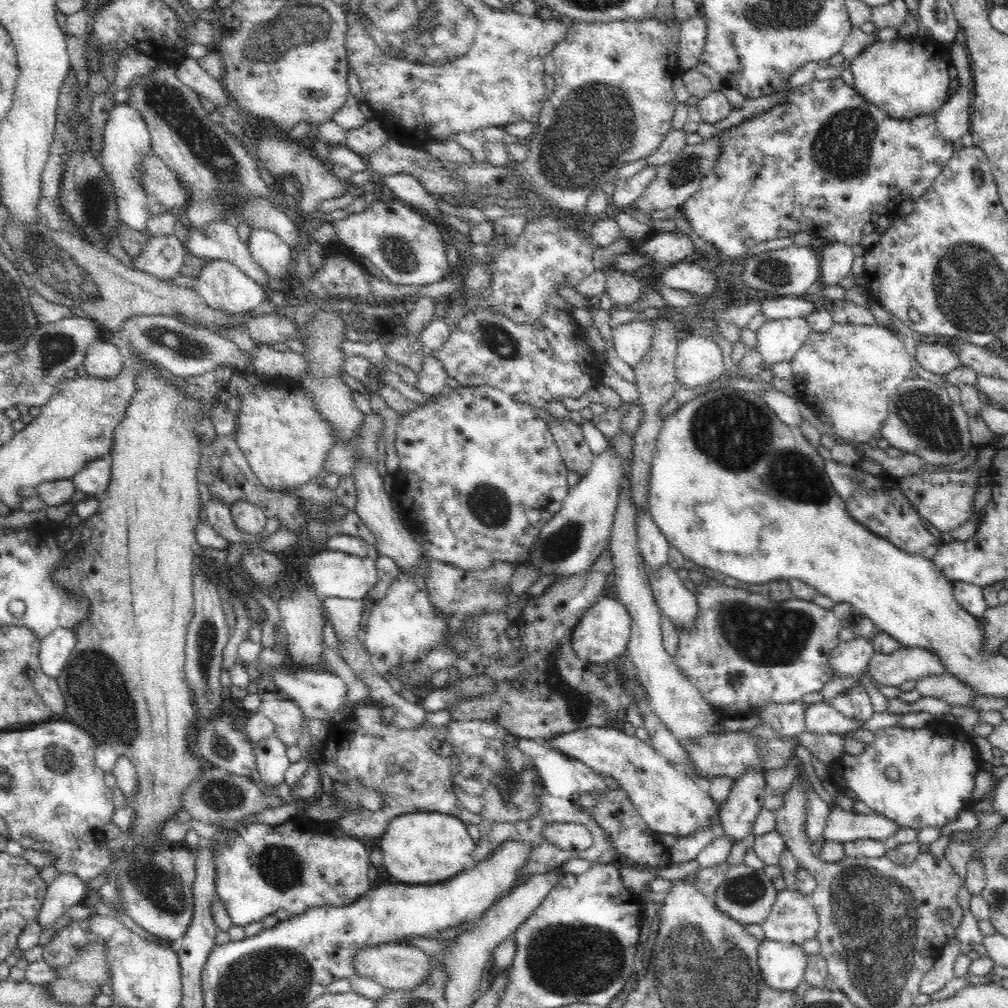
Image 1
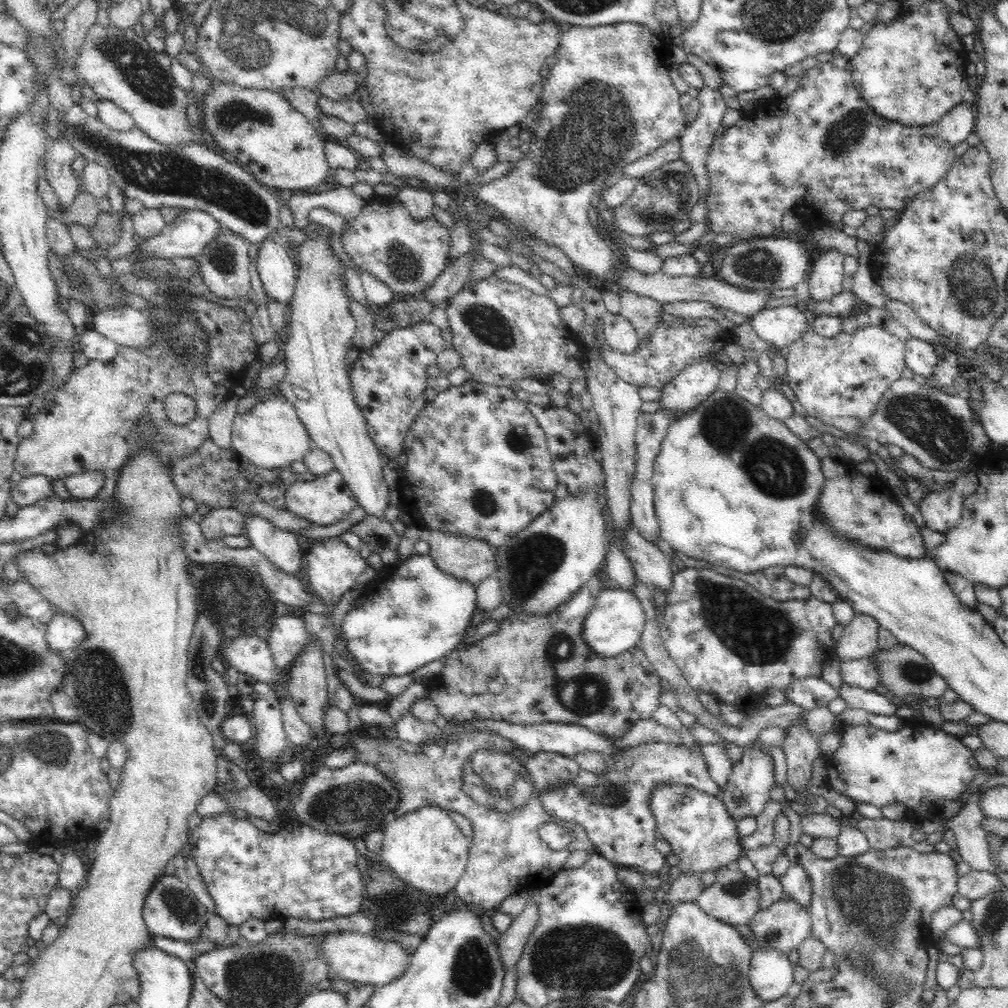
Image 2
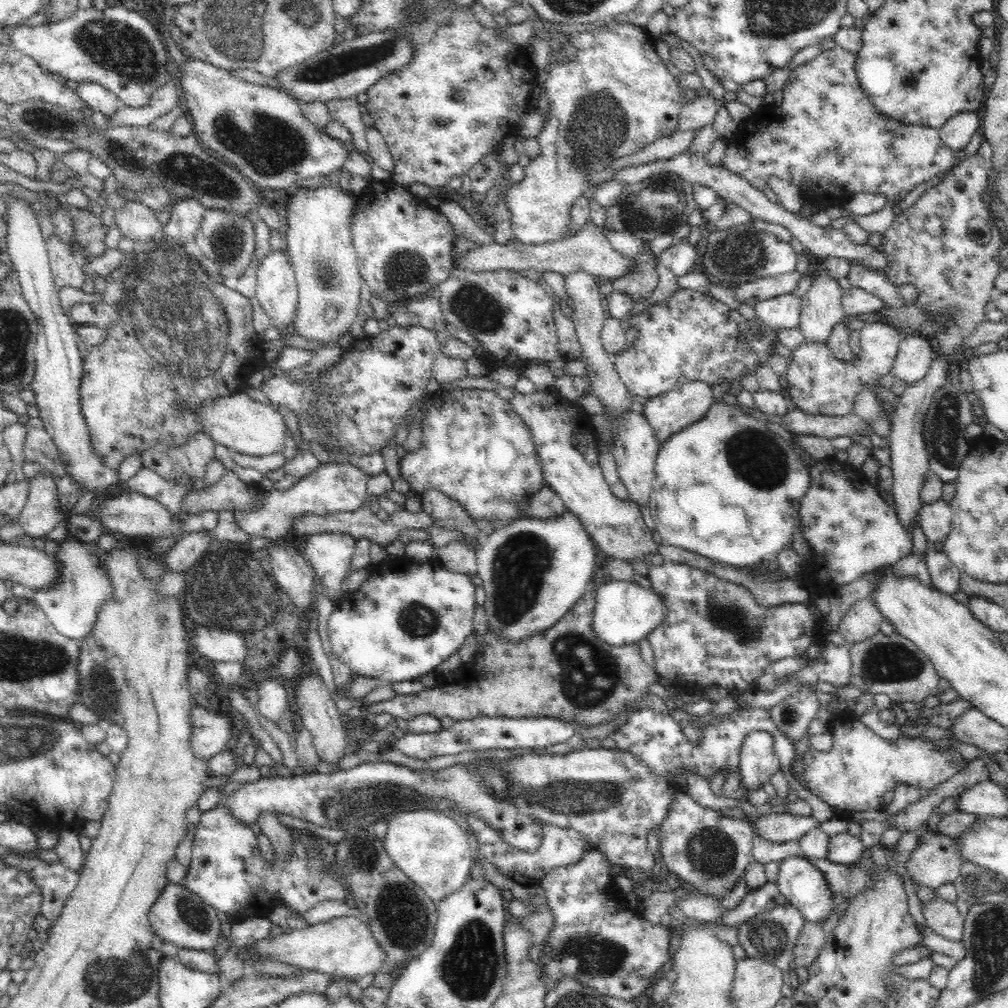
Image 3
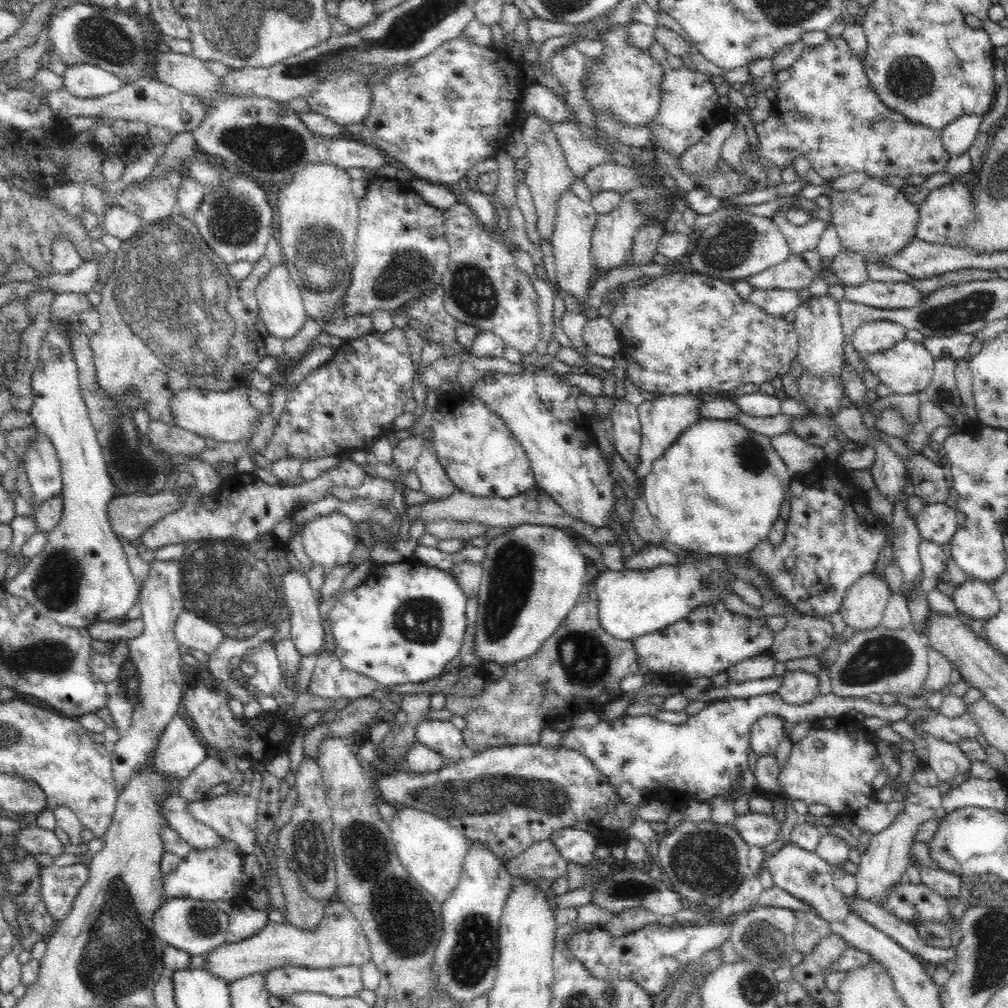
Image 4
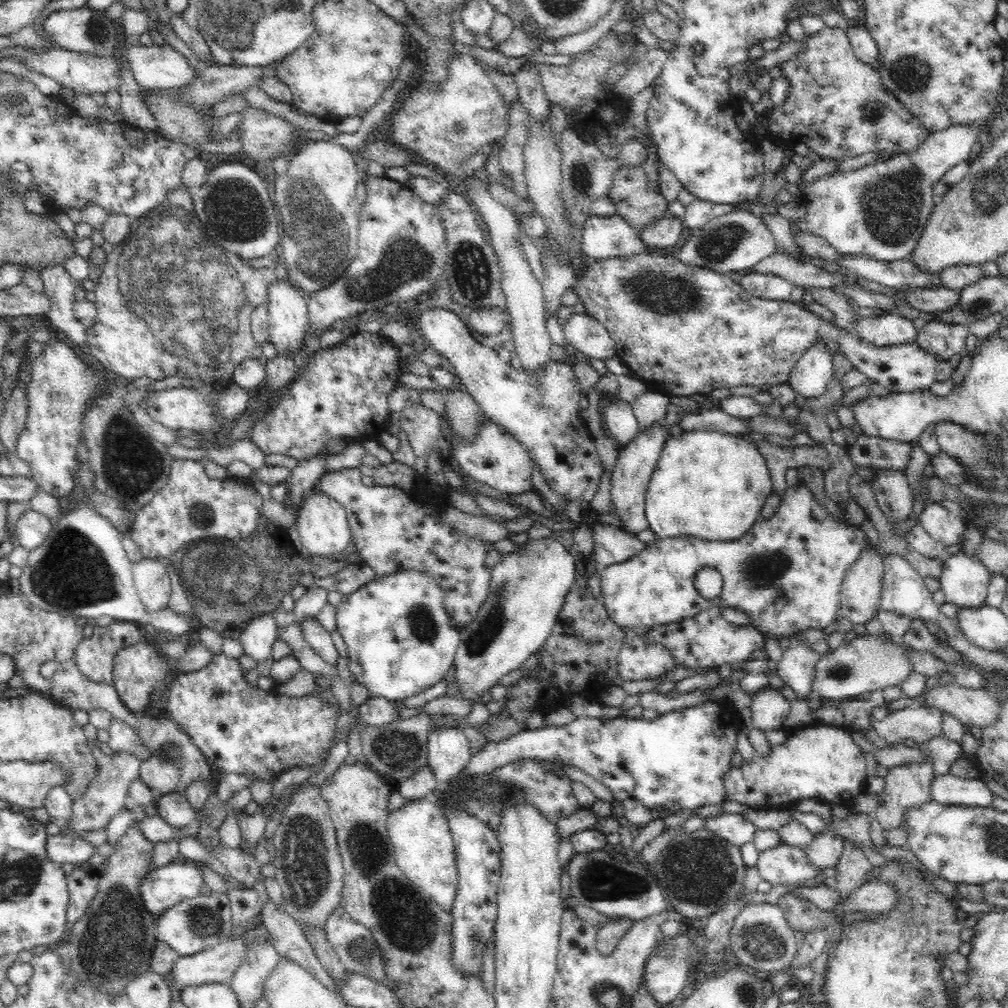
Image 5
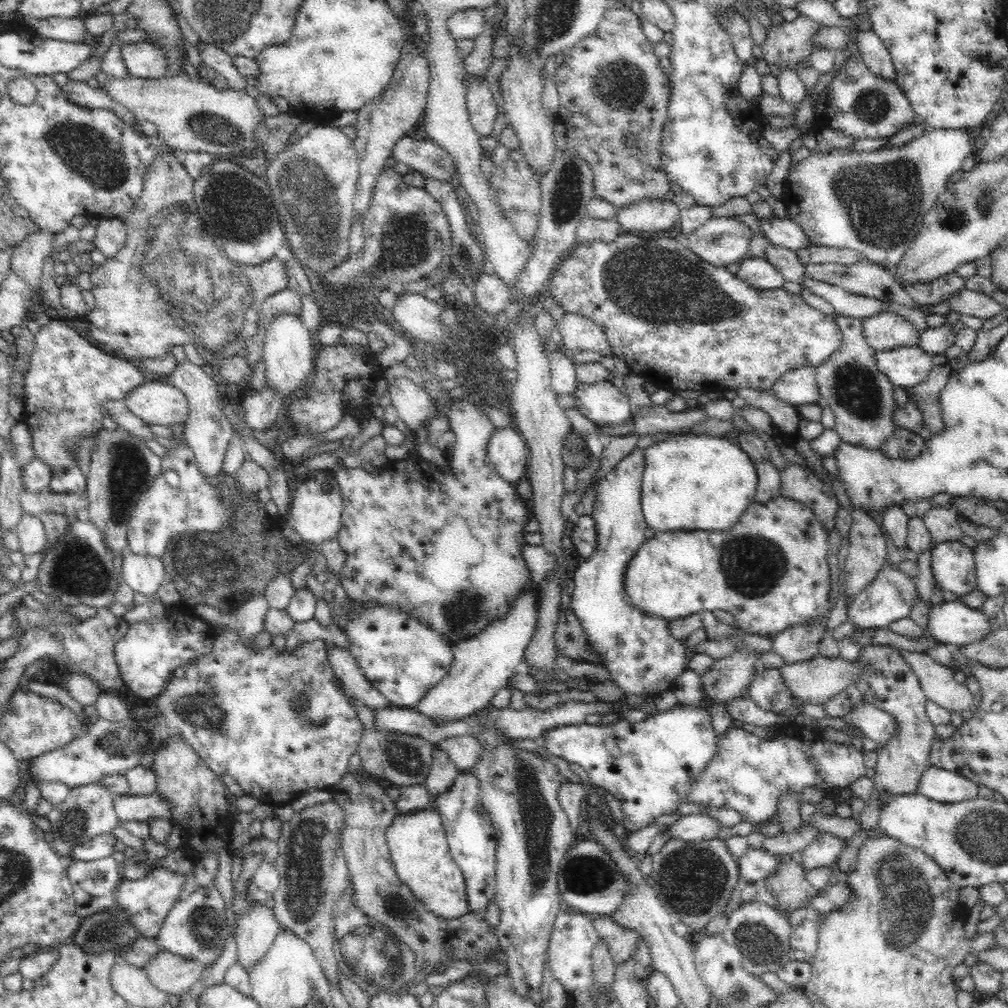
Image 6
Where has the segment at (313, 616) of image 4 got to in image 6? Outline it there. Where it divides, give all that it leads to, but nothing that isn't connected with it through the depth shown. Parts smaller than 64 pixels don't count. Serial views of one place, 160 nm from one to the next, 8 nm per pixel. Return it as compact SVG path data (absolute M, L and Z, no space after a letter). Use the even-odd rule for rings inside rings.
M326 643L324 647L326 647L326 659L328 659L332 671L341 682L344 682L345 690L349 694L353 694L358 702L372 709L392 706L384 695L368 683L368 679L348 649Z

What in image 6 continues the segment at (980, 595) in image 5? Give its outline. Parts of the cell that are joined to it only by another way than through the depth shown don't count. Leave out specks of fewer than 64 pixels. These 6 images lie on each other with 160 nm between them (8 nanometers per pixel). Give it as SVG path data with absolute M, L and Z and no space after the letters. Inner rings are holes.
M958 541L936 543L931 548L931 567L936 585L960 599L978 590L974 553Z

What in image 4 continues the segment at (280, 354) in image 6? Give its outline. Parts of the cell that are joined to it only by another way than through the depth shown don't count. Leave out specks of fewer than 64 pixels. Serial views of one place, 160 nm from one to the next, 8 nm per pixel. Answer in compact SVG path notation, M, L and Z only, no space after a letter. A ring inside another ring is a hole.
M281 261L276 265L271 265L264 278L258 282L254 292L259 306L260 320L270 334L286 341L296 336L304 327L307 317L301 292L284 262Z

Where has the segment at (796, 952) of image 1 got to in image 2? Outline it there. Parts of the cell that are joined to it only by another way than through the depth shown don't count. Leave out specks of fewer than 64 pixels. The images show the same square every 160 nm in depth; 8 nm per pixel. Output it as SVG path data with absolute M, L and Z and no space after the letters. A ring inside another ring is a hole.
M759 948L753 950L749 968L750 984L754 992L766 1002L778 1000L786 995L788 987L794 982L794 964L788 959L788 955L775 948Z

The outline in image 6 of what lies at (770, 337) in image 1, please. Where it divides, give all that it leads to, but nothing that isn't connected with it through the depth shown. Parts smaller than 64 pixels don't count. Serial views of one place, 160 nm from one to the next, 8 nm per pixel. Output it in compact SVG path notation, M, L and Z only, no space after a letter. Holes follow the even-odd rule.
M752 255L739 262L737 277L748 285L760 290L782 288L785 278L768 259L758 259Z

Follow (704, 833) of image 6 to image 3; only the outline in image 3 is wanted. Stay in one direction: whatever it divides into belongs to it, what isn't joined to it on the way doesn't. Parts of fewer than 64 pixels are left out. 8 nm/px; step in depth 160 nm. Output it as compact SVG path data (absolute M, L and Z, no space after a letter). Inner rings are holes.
M788 813L760 816L751 824L756 831L772 842L782 843L799 840L808 832L821 827L821 823L811 816L790 816Z

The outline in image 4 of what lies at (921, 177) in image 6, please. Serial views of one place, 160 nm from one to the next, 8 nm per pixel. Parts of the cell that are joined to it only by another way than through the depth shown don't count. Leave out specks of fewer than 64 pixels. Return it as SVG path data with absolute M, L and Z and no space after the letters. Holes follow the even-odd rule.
M962 115L943 128L941 141L949 156L958 156L972 146L982 121L982 115ZM882 178L866 179L859 188L847 191L830 190L826 193L832 198L831 211L832 220L828 224L836 226L842 248L849 248L854 252L862 254L875 254L876 256L890 256L900 252L910 241L914 234L914 226L918 222L918 205L908 201L908 192L911 189L905 186L900 189L894 188L884 183Z

